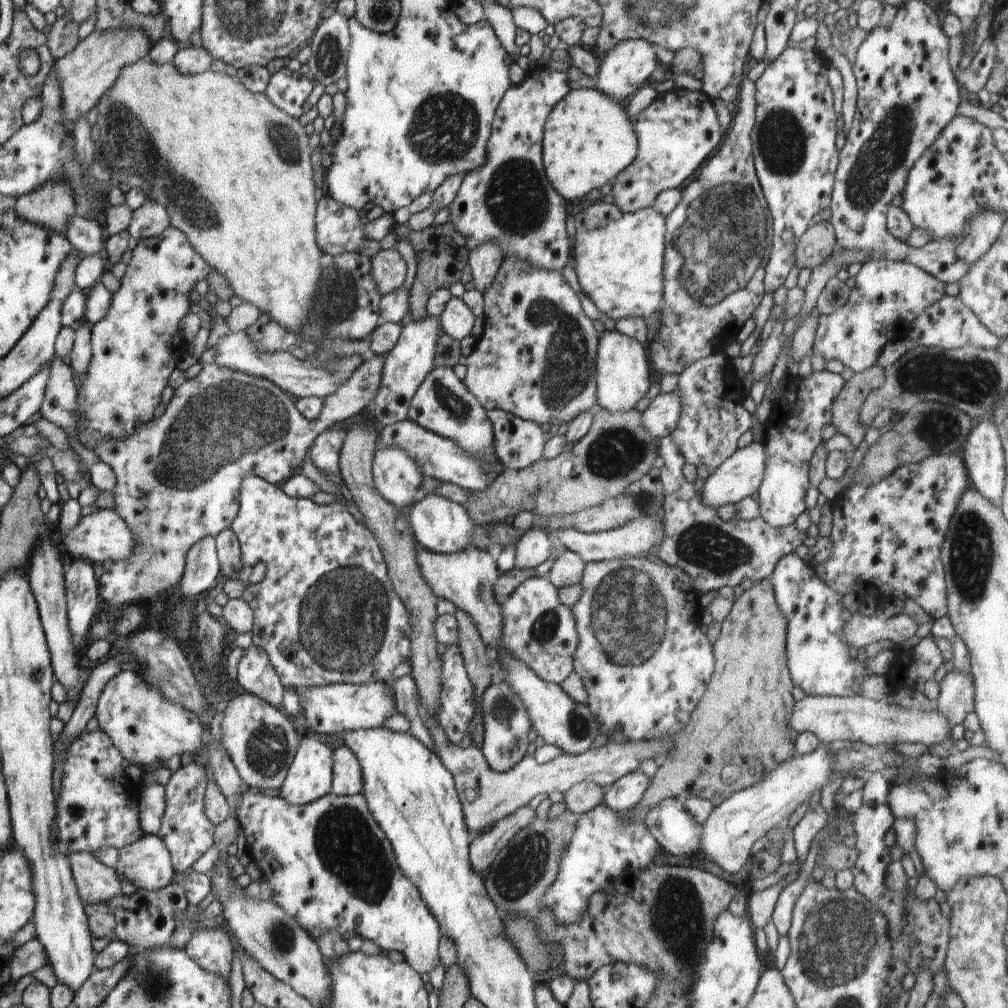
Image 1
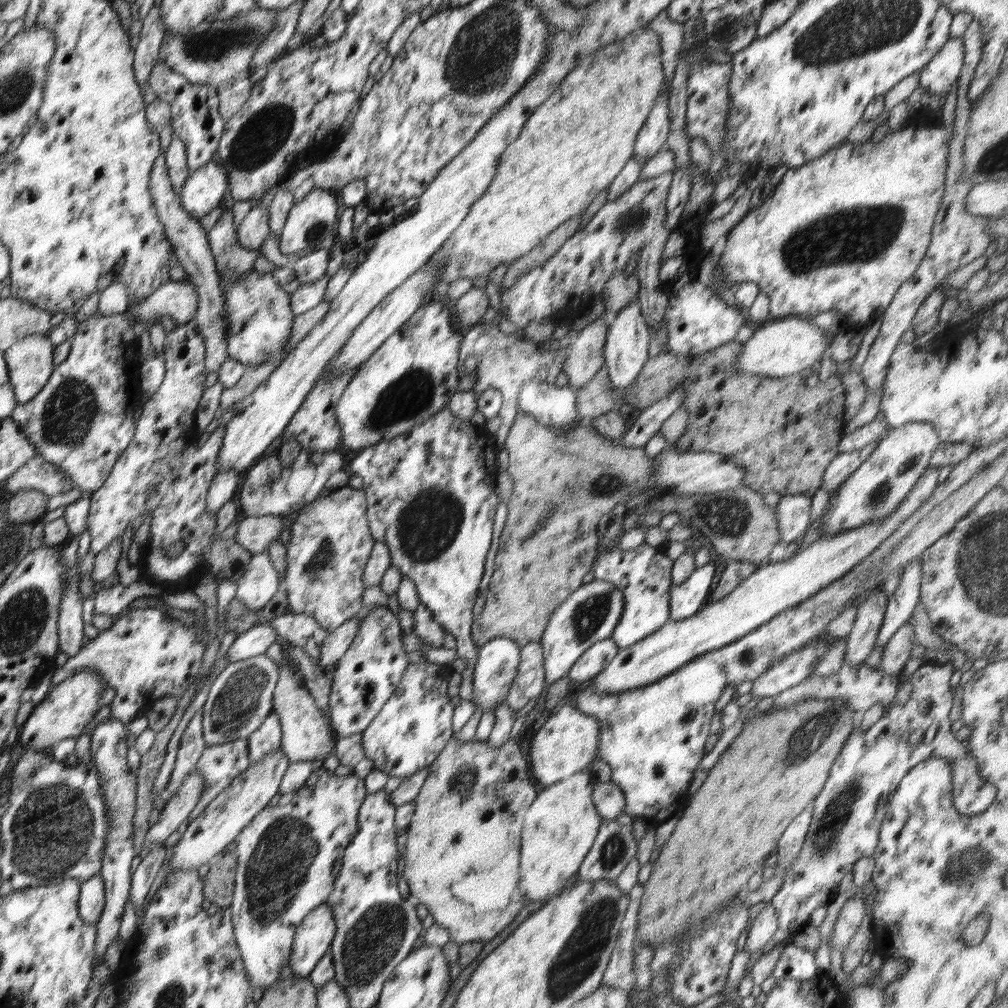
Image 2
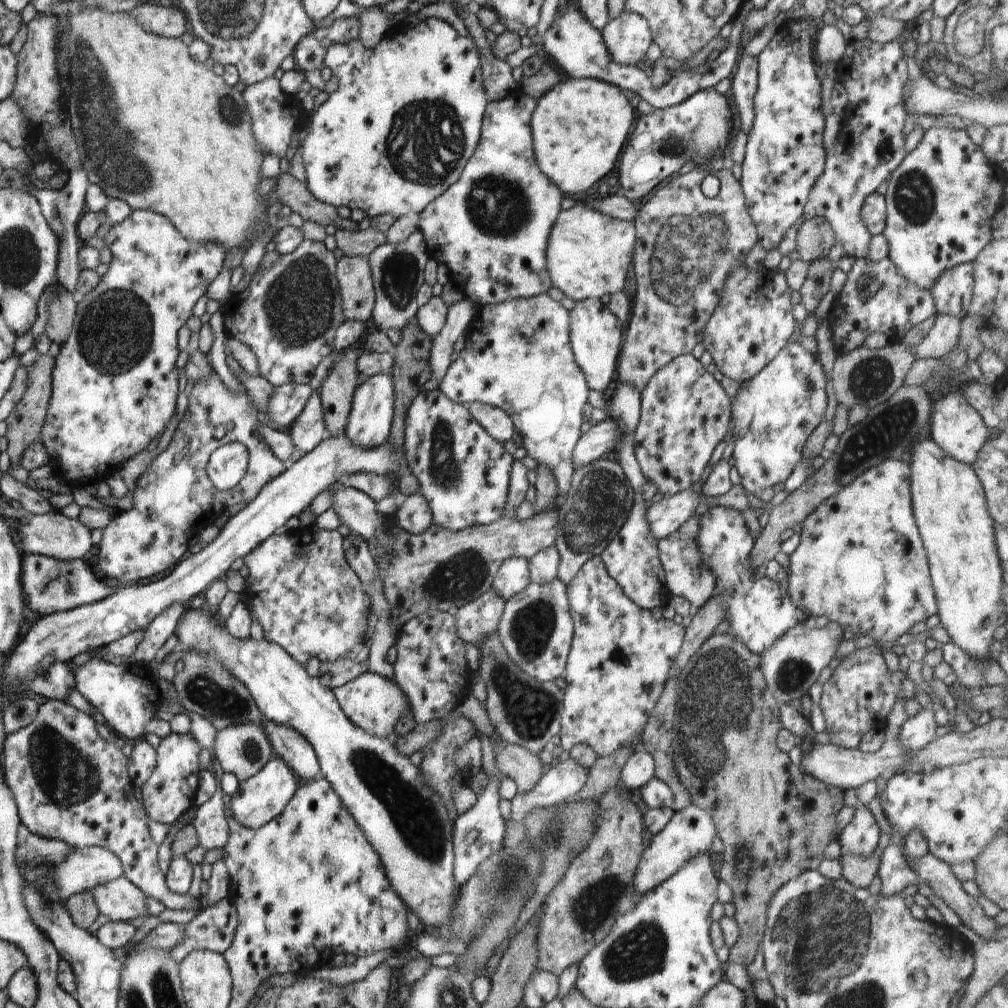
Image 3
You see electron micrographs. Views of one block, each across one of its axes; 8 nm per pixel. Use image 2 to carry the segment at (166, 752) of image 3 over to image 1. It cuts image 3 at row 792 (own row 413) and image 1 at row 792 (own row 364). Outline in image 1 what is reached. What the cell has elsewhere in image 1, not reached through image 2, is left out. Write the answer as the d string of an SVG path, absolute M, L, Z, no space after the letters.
M200 760L180 765L172 772L165 785L165 811L162 815L158 838L164 841L171 856L171 863L176 873L188 870L214 844L215 824L212 824L205 813L205 788L207 787L206 771Z

